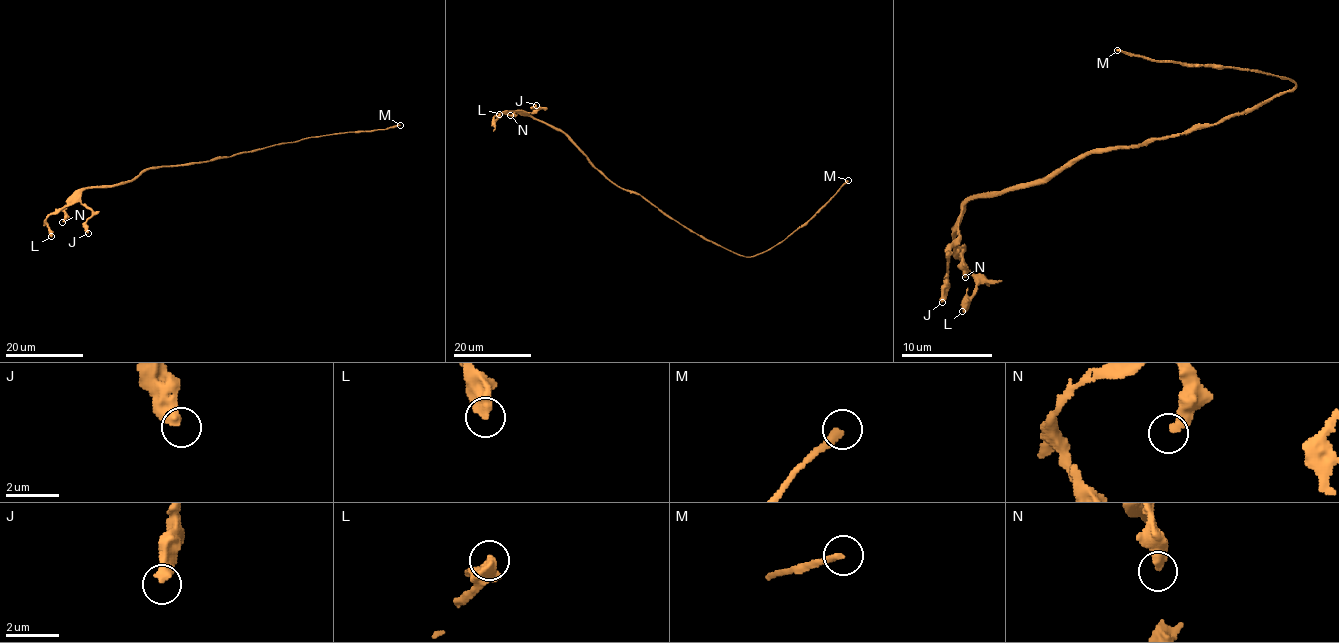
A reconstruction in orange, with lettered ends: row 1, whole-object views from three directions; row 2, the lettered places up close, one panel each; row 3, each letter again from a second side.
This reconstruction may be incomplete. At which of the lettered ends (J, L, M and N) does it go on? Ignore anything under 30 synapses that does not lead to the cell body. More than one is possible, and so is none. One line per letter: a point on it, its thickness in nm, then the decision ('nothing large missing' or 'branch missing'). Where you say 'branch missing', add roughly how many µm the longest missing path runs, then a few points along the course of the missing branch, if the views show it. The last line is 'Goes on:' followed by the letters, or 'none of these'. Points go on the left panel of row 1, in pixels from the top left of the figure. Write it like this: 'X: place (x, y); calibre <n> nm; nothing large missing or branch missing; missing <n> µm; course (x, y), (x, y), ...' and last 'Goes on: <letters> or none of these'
J: place (88, 233); calibre 460 nm; nothing large missing
L: place (51, 236); calibre 440 nm; nothing large missing
M: place (400, 125); calibre 240 nm; branch missing; missing 130 µm
N: place (62, 222); calibre 380 nm; nothing large missing
Goes on: M

